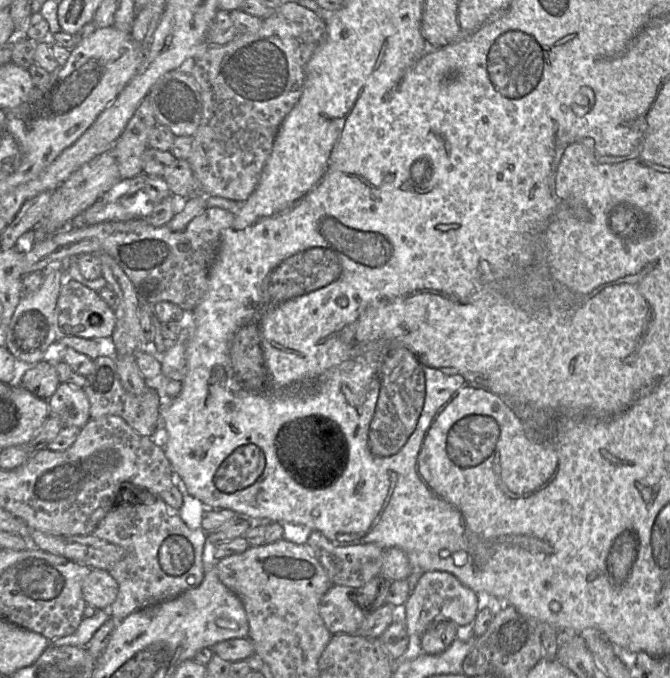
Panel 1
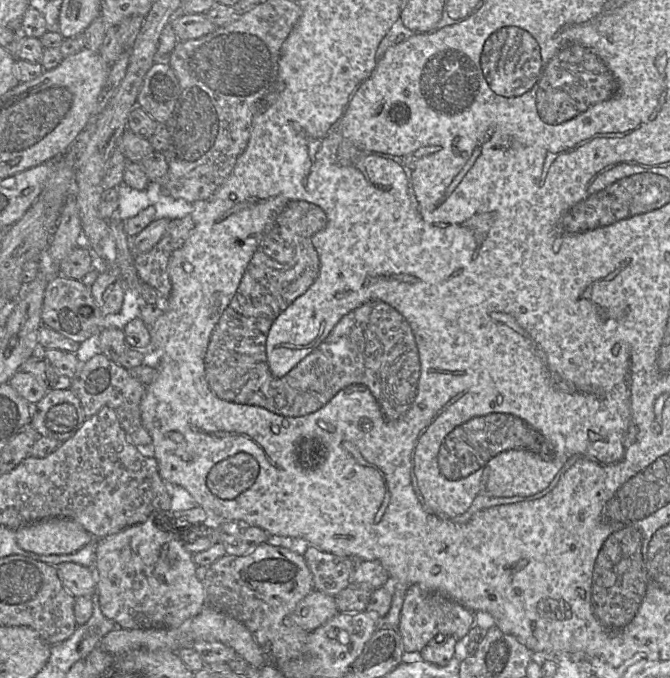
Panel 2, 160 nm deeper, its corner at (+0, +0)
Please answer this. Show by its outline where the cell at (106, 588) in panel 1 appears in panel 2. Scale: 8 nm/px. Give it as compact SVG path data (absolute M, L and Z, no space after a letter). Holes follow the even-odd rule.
M64 562L58 564L56 569L63 586L75 598L92 596L96 592L96 576L92 567Z

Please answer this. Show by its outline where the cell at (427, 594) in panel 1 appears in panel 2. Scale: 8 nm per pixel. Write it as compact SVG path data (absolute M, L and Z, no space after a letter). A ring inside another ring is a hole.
M414 584L406 590L397 629L401 635L404 652L420 652L436 635L461 639L467 635L474 622L474 613L466 607Z

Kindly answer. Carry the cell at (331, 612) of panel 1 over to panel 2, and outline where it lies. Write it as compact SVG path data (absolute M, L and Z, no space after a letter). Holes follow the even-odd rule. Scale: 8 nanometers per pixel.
M313 589L301 599L289 616L283 620L286 626L300 626L307 632L320 627L338 614L334 596Z

